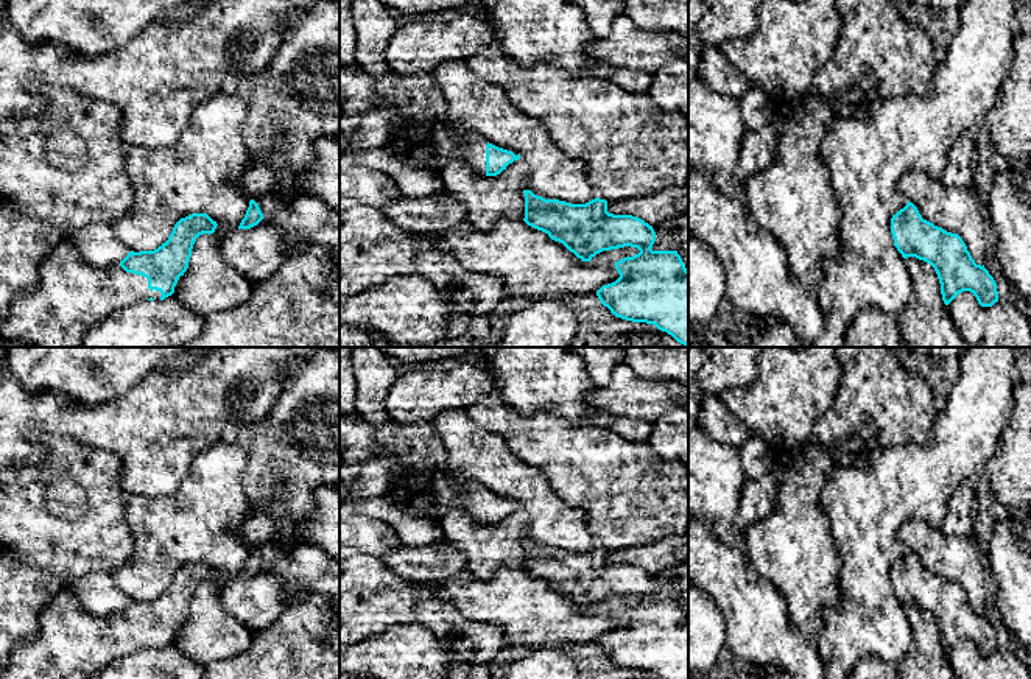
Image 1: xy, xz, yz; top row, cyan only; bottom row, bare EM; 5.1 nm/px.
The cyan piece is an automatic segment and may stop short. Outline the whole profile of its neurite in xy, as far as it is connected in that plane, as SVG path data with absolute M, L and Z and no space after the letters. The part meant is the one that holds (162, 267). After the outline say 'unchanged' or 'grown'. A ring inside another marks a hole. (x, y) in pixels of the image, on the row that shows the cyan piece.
M192 213L174 224L168 240L157 249L131 251L121 262L106 268L84 262L69 241L59 243L40 263L39 285L9 304L9 313L0 324L0 338L23 340L36 347L78 347L93 325L115 311L171 296L188 268L196 238L213 234L216 226L207 213Z; grown

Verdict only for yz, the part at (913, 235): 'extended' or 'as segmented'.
as segmented

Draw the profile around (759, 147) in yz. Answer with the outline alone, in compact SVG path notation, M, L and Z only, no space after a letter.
M774 112L771 121L762 128L755 131L746 128L735 165L737 179L744 181L757 171L763 171L774 162L780 126L782 117Z

